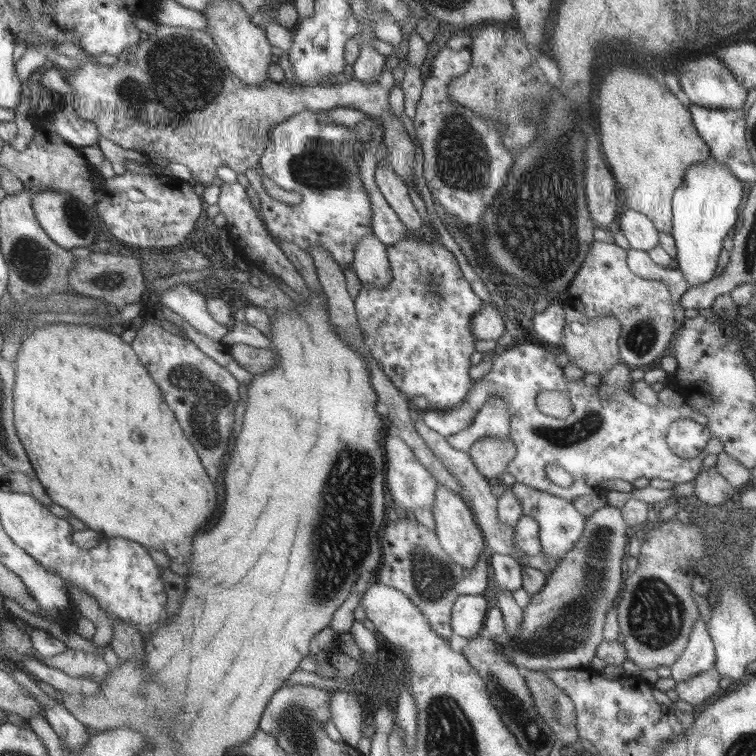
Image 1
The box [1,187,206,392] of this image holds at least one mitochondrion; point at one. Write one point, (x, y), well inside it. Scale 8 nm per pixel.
(32, 261)

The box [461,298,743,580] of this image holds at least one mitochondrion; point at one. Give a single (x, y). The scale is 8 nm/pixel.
(590, 422)

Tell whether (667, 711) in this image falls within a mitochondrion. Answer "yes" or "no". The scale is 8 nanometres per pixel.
no

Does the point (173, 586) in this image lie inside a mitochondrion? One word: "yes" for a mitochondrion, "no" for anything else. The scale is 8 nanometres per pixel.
no

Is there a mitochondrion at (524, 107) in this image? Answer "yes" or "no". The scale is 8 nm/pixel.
yes

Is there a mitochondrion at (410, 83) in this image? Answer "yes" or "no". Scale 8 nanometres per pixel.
no

